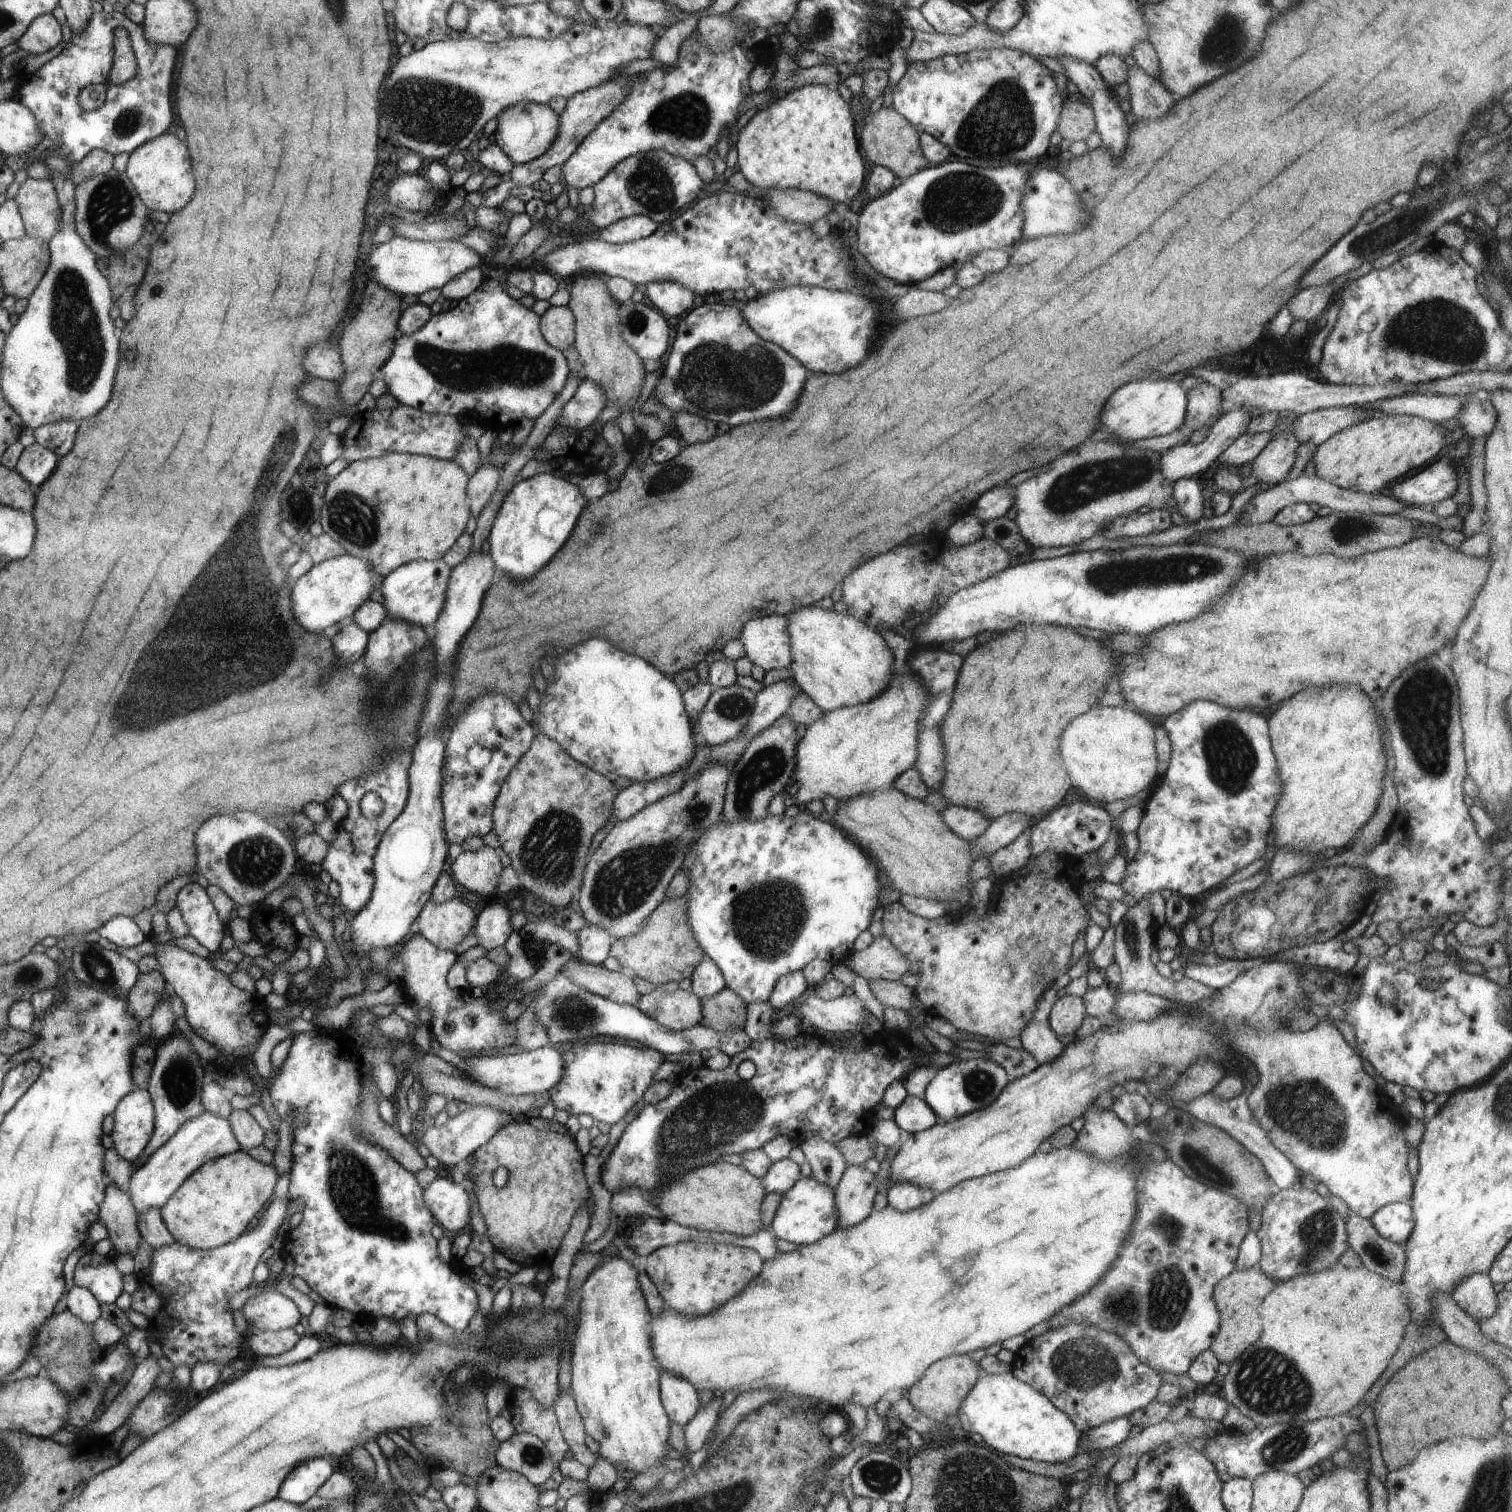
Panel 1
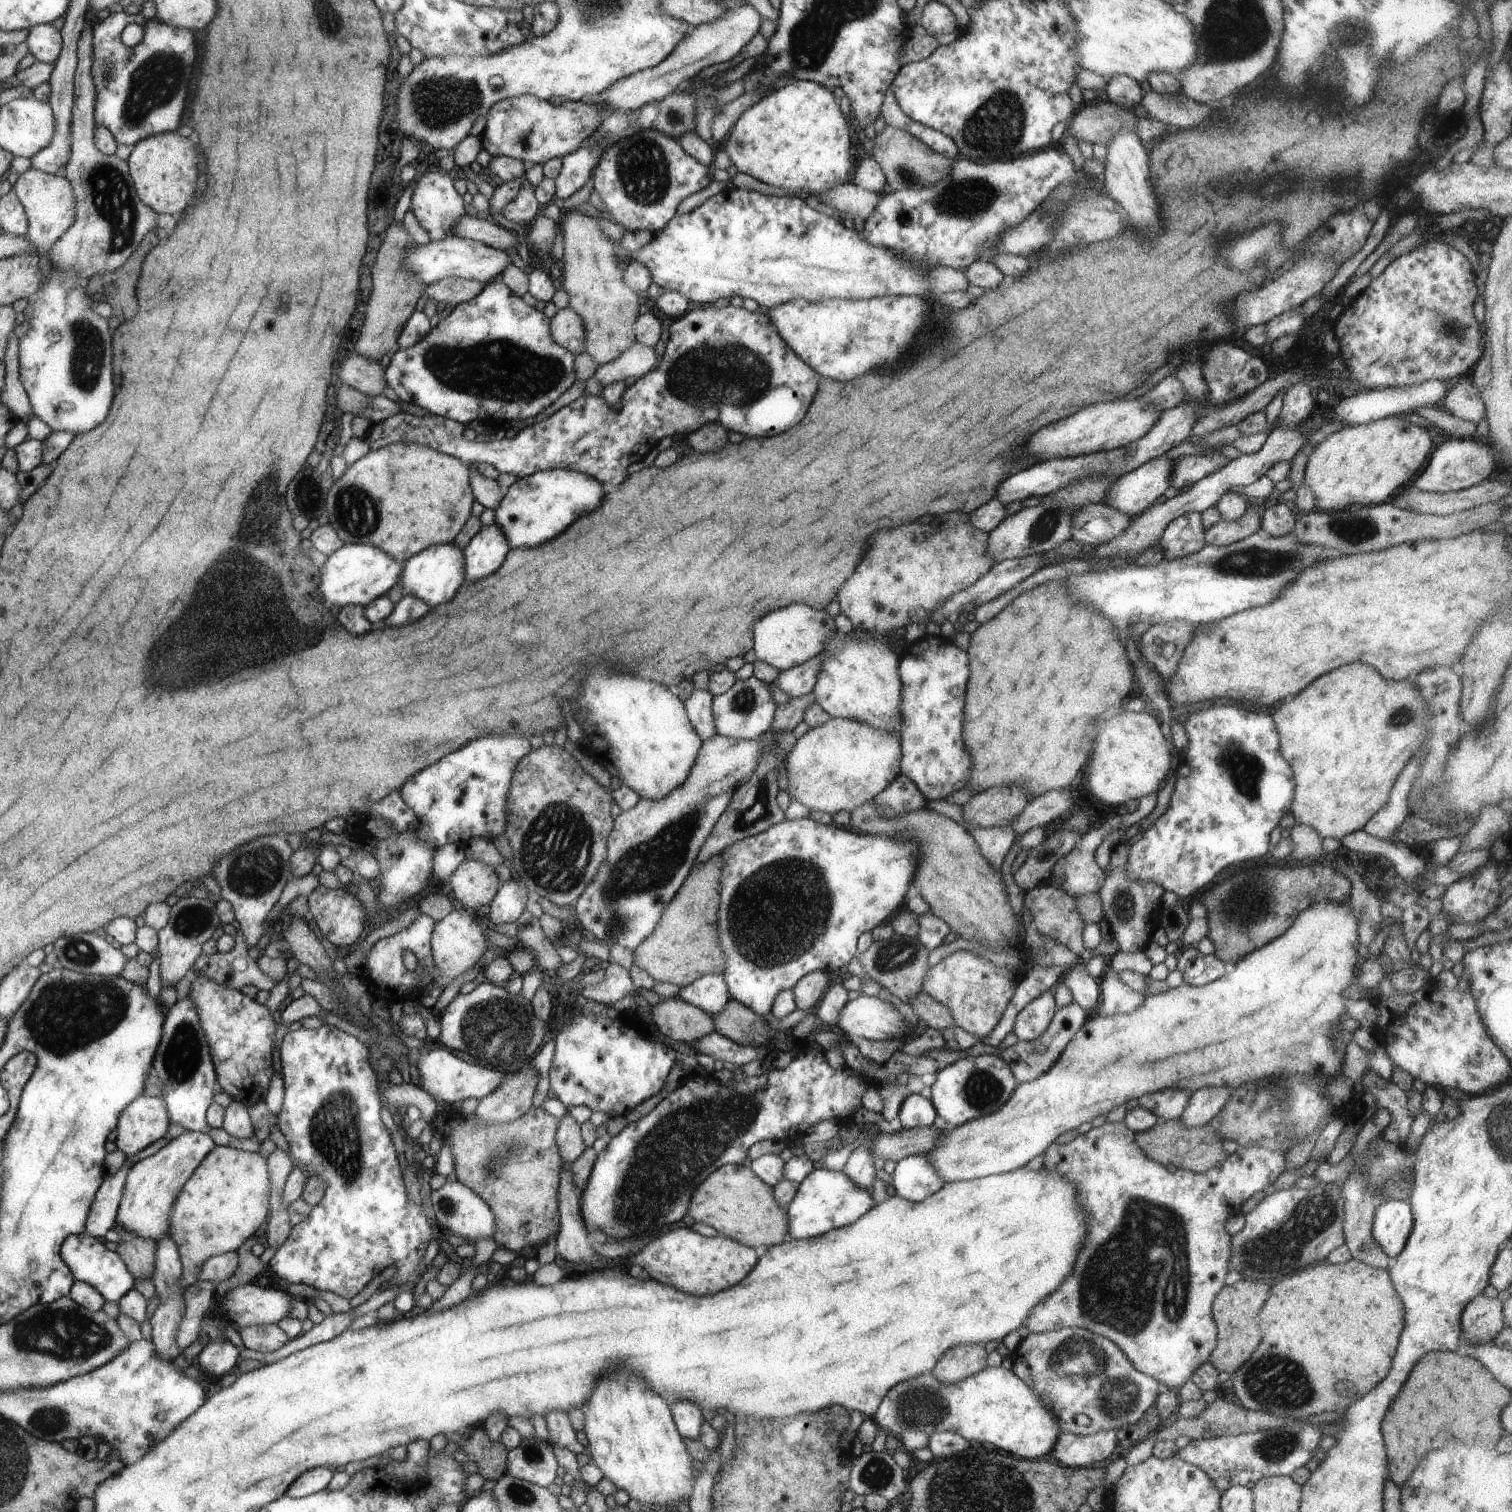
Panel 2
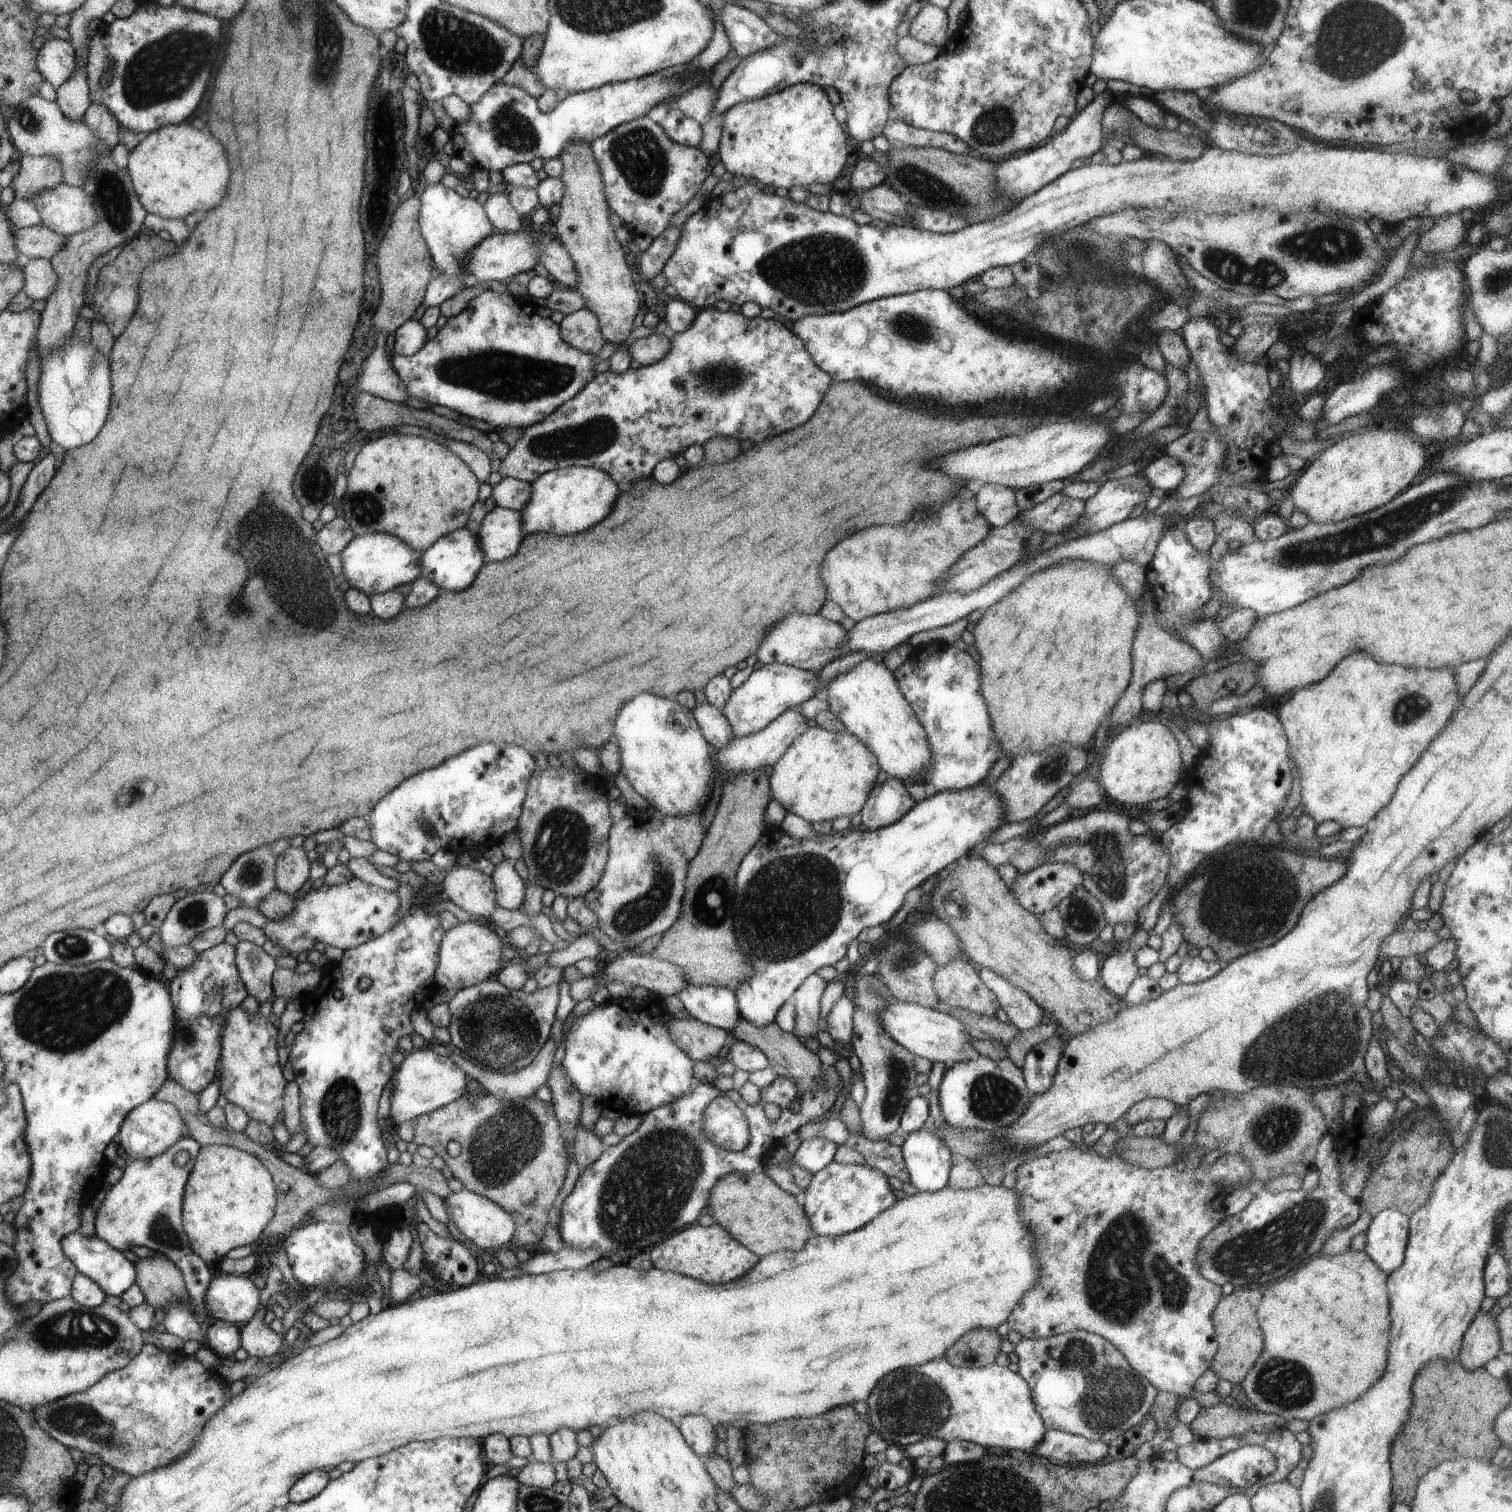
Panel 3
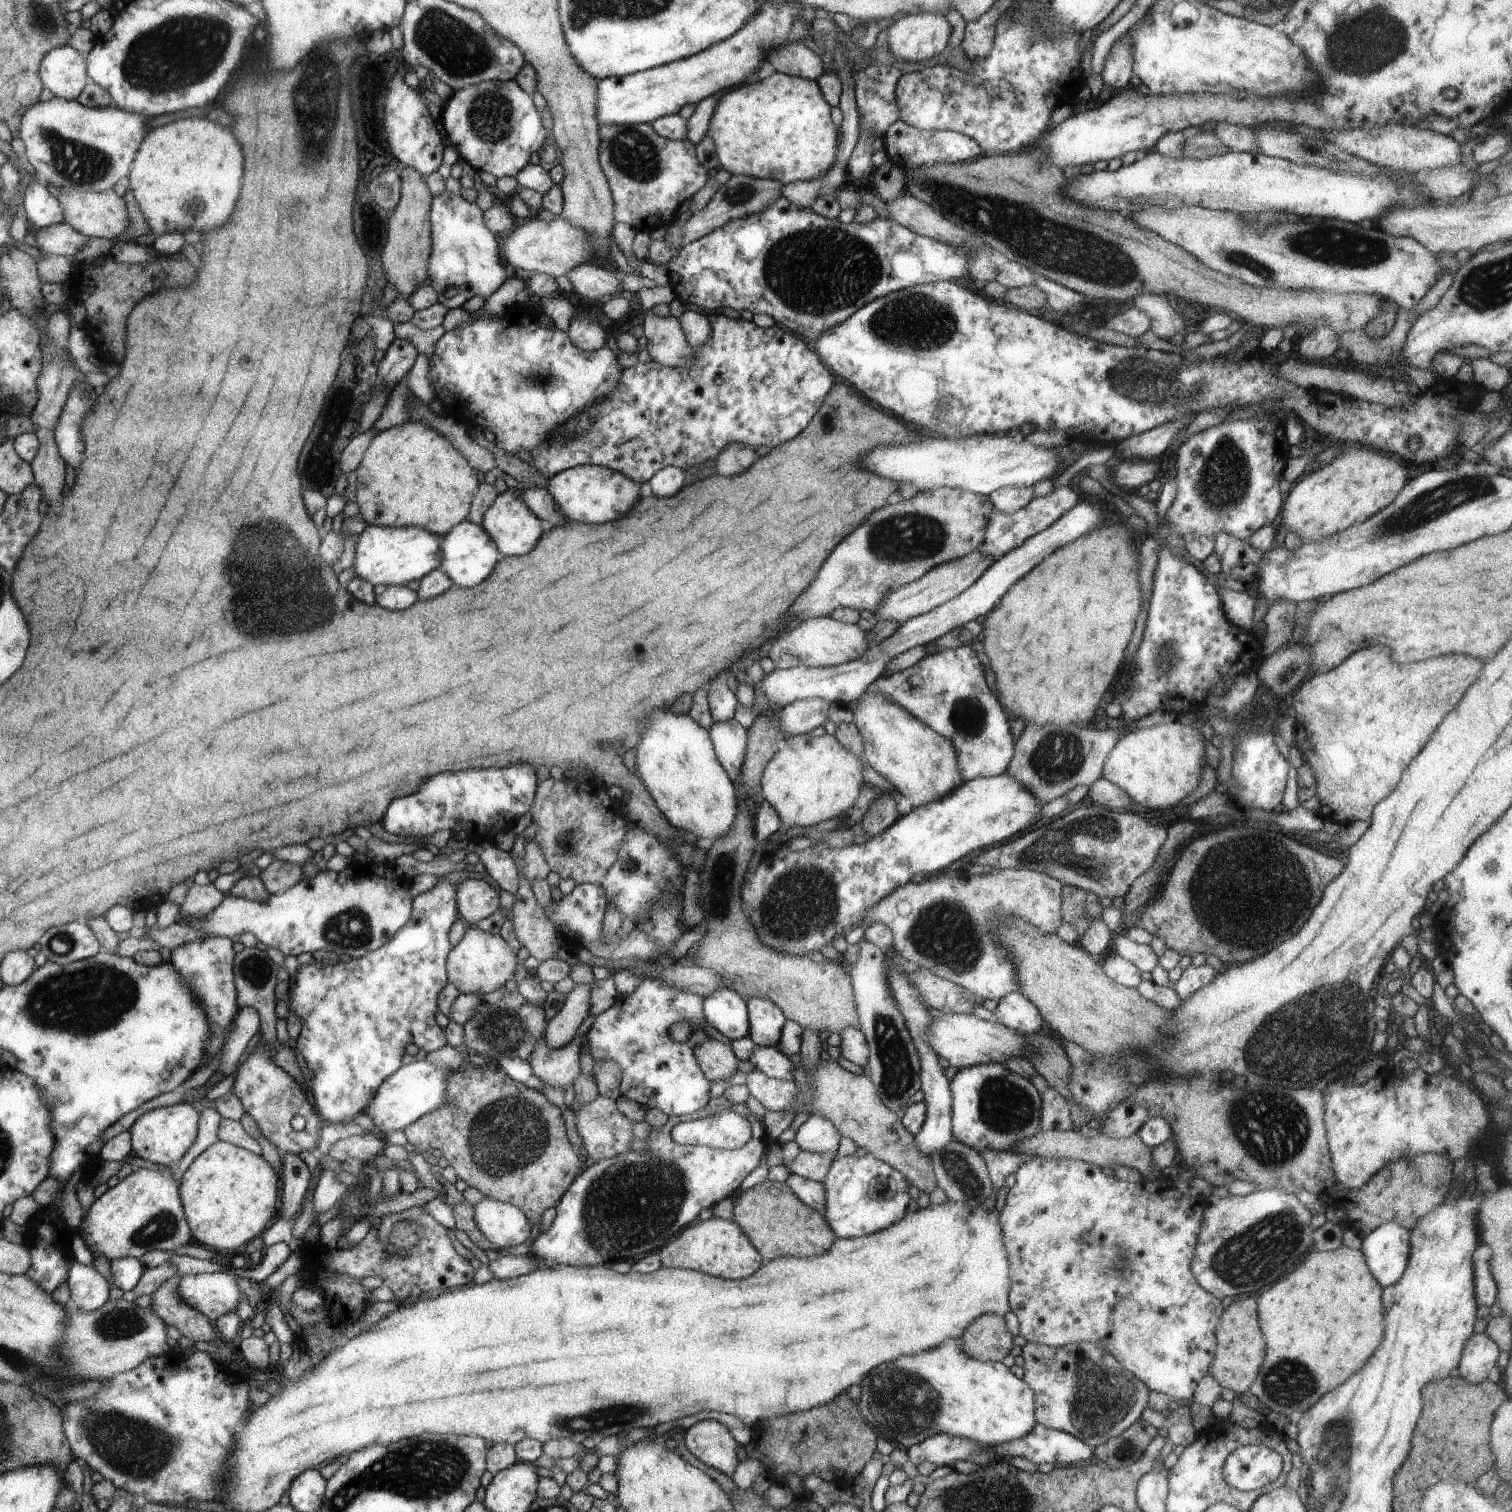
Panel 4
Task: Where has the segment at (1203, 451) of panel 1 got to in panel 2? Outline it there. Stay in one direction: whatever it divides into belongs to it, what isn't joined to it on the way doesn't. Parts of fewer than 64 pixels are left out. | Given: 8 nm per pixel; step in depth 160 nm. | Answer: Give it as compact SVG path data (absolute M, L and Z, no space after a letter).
M1156 457L1132 472L1123 474L1107 490L1104 504L1129 517L1137 517L1150 508L1171 484L1175 460Z

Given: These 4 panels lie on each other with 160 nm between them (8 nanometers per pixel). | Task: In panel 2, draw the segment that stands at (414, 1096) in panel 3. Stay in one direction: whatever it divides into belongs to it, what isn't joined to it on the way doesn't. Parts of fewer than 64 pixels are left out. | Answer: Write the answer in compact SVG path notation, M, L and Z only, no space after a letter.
M444 1048L430 1051L416 1062L416 1075L413 1084L424 1089L432 1098L444 1100L449 1105L457 1100L466 1100L466 1098L483 1099L494 1089L498 1089L507 1080L507 1074L502 1074L498 1070L486 1068L478 1064L470 1064L460 1057L454 1055L450 1050Z

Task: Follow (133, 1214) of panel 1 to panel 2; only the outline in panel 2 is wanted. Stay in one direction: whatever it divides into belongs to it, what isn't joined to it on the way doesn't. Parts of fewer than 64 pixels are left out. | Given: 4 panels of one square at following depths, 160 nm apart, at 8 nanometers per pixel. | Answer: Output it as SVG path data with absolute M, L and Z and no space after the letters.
M115 1226L122 1236L122 1243L116 1251L129 1266L136 1280L151 1280L155 1273L155 1252L157 1242L145 1239Z

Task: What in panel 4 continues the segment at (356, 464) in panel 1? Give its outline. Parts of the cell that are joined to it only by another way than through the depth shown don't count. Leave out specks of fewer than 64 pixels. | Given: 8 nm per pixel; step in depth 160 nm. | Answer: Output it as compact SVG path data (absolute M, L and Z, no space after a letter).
M406 421L379 432L357 467L360 514L377 527L417 526L444 537L470 516L478 476L471 462L439 430L425 422Z

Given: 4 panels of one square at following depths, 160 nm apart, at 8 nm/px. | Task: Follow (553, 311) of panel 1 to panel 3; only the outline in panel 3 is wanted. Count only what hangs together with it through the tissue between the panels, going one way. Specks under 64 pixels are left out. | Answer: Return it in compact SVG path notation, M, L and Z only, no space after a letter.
M580 309L567 314L559 324L564 342L585 353L598 354L605 338L598 317L590 309Z

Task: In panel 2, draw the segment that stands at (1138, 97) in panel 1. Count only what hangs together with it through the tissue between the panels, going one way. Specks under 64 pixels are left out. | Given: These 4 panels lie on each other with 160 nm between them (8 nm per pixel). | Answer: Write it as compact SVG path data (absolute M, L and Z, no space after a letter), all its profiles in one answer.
M1152 90L1143 94L1141 105L1152 116L1152 120L1160 120L1166 122L1168 126L1178 128L1198 126L1214 114L1210 106L1194 102L1184 94L1162 97Z

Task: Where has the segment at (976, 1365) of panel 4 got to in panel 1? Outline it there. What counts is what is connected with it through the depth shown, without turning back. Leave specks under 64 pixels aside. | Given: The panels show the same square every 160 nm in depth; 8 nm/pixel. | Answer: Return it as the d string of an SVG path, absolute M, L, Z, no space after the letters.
M1012 1371L982 1373L961 1402L957 1415L962 1428L970 1434L980 1434L984 1445L992 1451L1048 1464L1080 1454L1082 1433L1072 1419L1058 1410L1044 1393L1018 1380Z

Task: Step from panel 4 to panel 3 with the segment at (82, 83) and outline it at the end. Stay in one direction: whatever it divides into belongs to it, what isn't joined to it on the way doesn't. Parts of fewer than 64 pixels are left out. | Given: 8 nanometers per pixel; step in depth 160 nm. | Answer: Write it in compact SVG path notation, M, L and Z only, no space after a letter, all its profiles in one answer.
M50 38L38 51L38 70L55 89L61 87L78 68L78 55L73 42Z

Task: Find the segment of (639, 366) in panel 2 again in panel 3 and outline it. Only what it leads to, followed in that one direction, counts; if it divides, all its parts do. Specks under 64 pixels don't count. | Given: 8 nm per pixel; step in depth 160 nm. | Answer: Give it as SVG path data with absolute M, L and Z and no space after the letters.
M669 332L655 333L647 338L630 342L629 351L633 360L642 366L651 365L662 360L671 349L671 335Z

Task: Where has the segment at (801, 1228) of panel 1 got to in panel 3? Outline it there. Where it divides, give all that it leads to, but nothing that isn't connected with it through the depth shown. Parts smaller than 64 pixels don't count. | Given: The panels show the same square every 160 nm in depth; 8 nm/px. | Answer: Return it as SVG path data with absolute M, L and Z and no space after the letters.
M836 1161L813 1174L800 1200L815 1234L830 1236L842 1236L858 1230L897 1201L890 1177L879 1169L867 1163L857 1165Z

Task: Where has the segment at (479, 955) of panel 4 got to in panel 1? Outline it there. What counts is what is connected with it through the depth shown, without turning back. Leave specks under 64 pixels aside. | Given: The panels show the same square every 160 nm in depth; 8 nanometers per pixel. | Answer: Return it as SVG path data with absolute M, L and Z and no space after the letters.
M458 896L442 904L430 900L423 906L411 930L429 940L437 949L456 953L456 946L470 930L474 930L476 917L476 912L458 900Z

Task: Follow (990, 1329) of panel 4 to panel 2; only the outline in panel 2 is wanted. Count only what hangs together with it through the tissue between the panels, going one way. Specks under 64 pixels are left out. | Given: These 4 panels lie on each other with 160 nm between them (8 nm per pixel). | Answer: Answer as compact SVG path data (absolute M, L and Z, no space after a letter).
M956 1345L949 1348L931 1370L936 1380L951 1385L988 1367L984 1345Z

